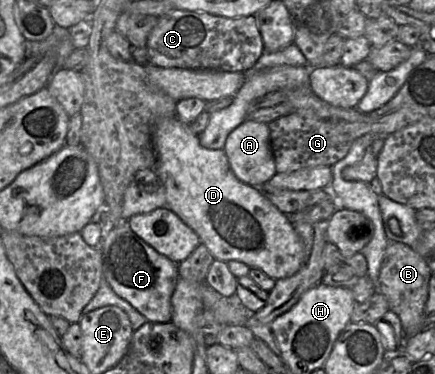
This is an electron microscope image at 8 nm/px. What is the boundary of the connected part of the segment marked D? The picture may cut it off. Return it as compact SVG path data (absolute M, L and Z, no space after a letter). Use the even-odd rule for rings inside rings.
M177 116L156 121L152 144L156 154L154 170L165 188L166 206L195 231L215 259L243 262L276 280L290 277L302 267L306 261L304 244L288 216L274 206L258 187L245 184L235 176L223 149L203 147L198 135Z

